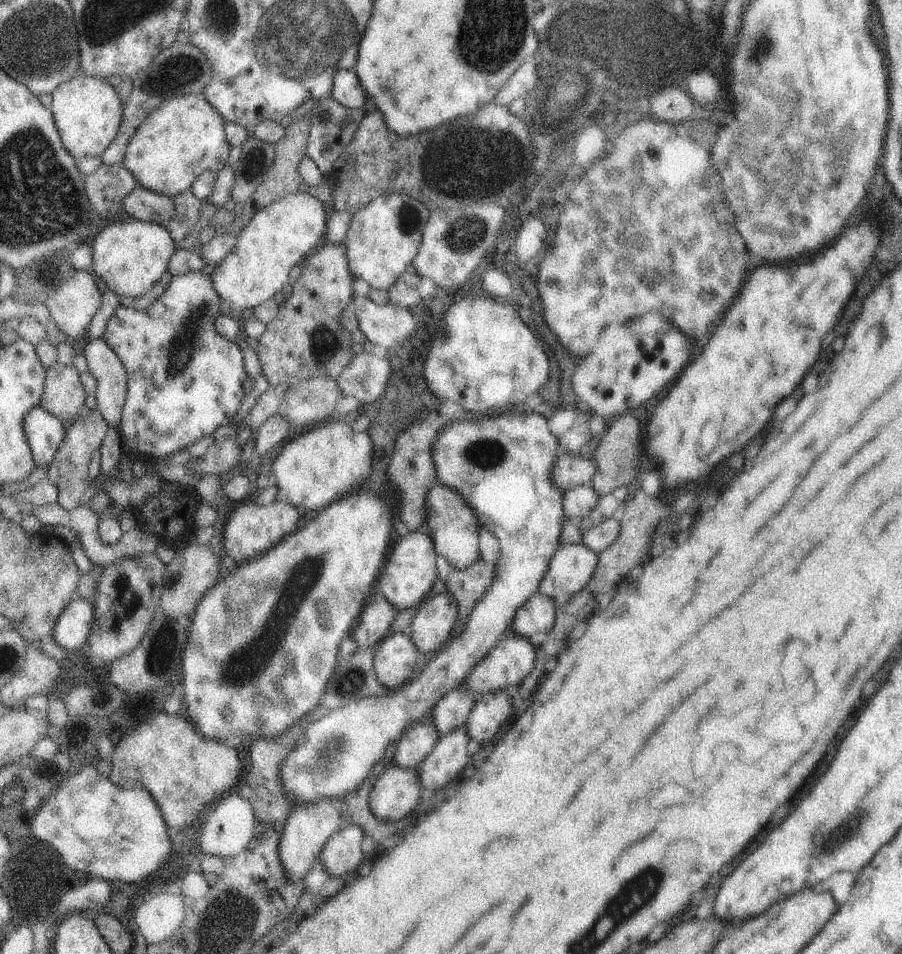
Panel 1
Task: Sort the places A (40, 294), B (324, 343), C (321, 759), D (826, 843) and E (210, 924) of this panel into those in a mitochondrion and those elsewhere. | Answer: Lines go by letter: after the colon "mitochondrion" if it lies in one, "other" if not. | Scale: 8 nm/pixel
A: other
B: mitochondrion
C: mitochondrion
D: mitochondrion
E: mitochondrion

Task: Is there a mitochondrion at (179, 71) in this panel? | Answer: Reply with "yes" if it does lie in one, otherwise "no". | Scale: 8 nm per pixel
yes

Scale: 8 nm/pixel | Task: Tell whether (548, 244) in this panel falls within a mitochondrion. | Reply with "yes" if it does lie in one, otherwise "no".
no

